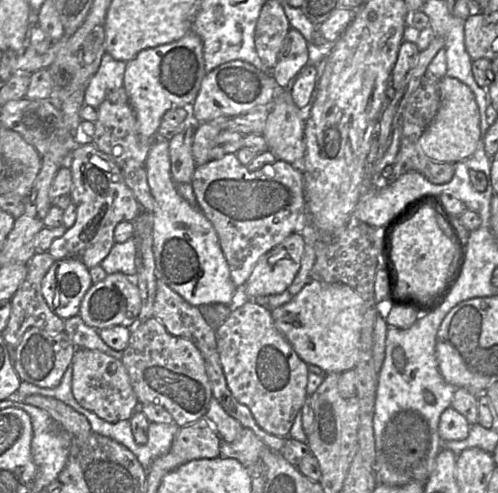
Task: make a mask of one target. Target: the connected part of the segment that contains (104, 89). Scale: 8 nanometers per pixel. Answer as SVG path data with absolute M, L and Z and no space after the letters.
M105 53L98 71L86 85L84 105L97 109L110 92L122 88L125 68L125 62Z

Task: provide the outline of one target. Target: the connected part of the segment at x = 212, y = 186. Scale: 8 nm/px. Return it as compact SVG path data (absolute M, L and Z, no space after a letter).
M227 154L218 160L195 168L192 182L199 209L213 225L227 260L230 277L238 289L242 289L259 259L293 233L301 233L308 225L304 199L304 178L300 165L276 160L259 170L249 171L236 154Z

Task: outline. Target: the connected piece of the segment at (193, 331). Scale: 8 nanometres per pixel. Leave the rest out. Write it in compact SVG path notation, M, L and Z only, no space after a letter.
M157 279L156 297L153 306L154 317L159 319L167 331L172 335L179 336L191 341L201 352L204 361L206 373L208 375L212 395L216 398L224 410L235 418L244 428L249 428L264 444L273 451L279 452L287 437L275 436L267 433L259 427L255 421L250 409L239 403L230 391L224 372L220 363L219 353L216 342L216 328L210 325L198 306L194 306L185 301L180 295L170 289L164 281Z

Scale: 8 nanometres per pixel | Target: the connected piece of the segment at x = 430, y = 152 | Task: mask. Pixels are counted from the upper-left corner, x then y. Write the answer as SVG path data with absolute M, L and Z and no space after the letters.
M440 78L439 109L418 140L423 153L435 162L457 163L474 154L480 140L480 113L472 90L456 78Z

